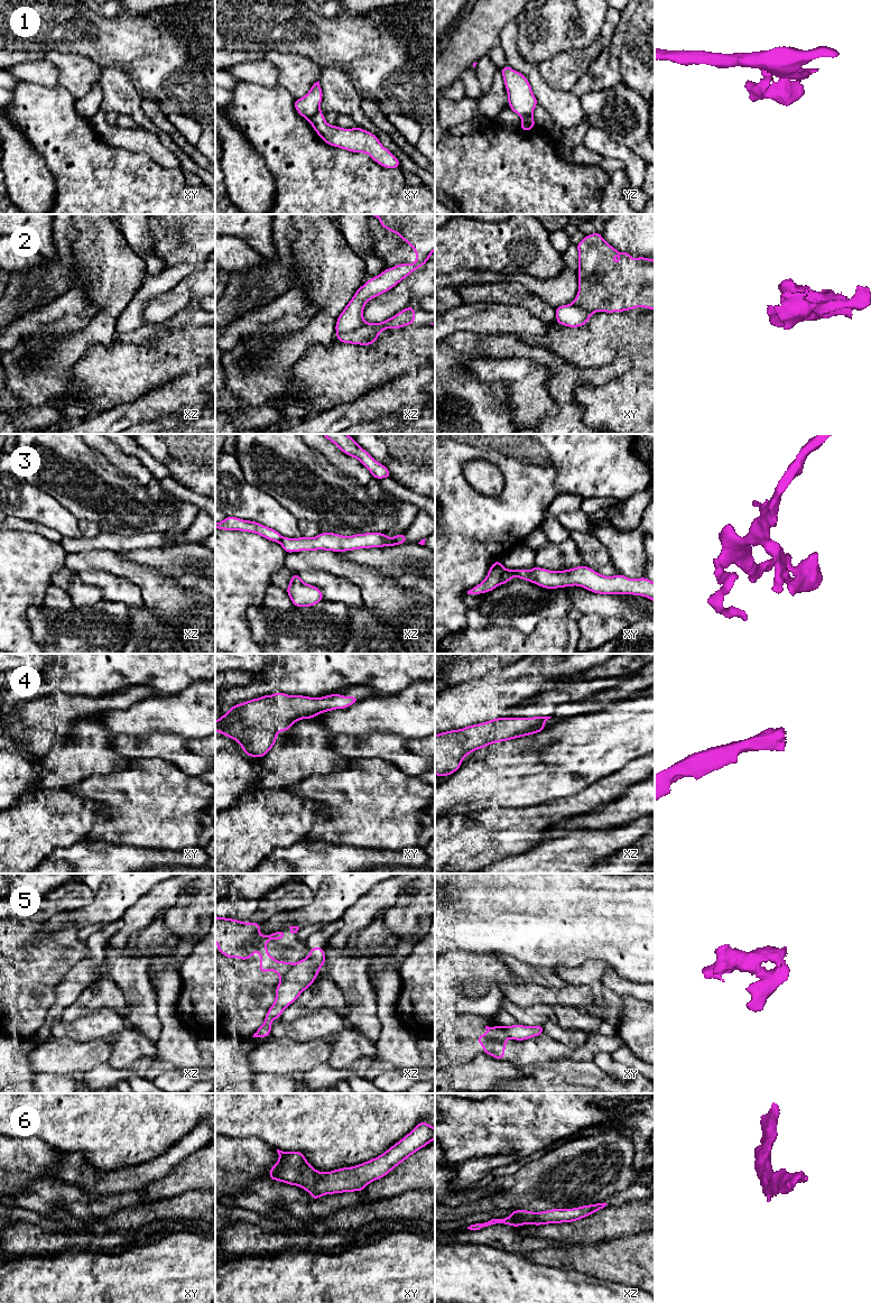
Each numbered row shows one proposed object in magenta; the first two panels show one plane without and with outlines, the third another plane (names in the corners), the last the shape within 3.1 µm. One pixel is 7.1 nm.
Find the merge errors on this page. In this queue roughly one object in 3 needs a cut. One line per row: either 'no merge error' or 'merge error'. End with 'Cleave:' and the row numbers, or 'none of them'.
1: merge error
2: merge error
3: merge error
4: no merge error
5: merge error
6: no merge error
Cleave: 1, 2, 3, 5

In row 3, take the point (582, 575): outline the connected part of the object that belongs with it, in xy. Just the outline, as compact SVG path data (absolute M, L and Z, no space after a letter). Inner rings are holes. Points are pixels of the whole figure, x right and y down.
M583 564L564 571L549 571L536 565L531 571L504 569L499 585L507 584L511 577L526 580L545 589L577 585L593 593L642 595L655 602L655 583L646 576L636 580L622 574L604 576Z

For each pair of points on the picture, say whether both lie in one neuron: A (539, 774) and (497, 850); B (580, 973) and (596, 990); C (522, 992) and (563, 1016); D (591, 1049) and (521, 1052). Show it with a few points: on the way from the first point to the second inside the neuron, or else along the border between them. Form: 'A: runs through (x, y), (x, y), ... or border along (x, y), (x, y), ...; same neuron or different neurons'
A: border along (547, 801), (530, 806), (496, 806); different neurons
B: runs through (584, 976), (594, 986); same neuron
C: border along (552, 1006), (566, 1005), (578, 1009); different neurons
D: runs through (574, 1053), (538, 1052); same neuron

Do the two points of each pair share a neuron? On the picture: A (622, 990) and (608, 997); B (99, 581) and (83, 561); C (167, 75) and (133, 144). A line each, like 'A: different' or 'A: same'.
A: different
B: different
C: same

